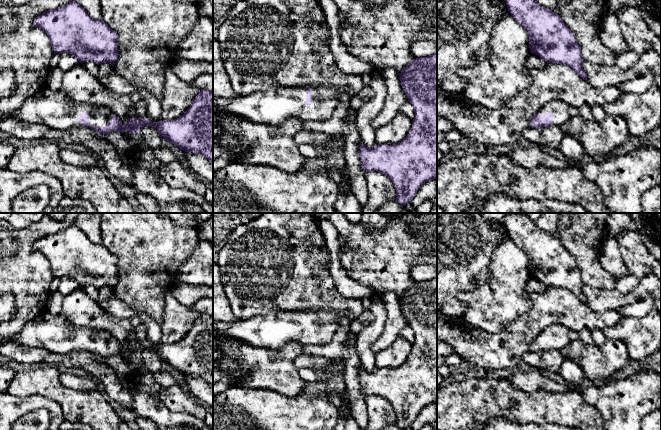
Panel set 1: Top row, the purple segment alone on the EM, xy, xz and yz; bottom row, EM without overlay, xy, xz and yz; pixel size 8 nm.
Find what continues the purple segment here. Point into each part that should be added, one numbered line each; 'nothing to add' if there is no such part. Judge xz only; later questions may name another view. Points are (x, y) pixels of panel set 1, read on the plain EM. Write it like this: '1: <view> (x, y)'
1: xz (275, 329)

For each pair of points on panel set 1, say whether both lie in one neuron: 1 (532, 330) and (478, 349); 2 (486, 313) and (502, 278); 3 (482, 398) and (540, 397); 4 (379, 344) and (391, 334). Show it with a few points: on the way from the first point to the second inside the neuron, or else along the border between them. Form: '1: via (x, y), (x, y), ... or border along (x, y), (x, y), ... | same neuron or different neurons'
1: via (519, 335), (505, 349), (491, 349) | same neuron
2: via (495, 304), (502, 297), (502, 287) | same neuron
3: via (496, 397), (526, 398) | same neuron
4: via (382, 342), (388, 336) | same neuron

